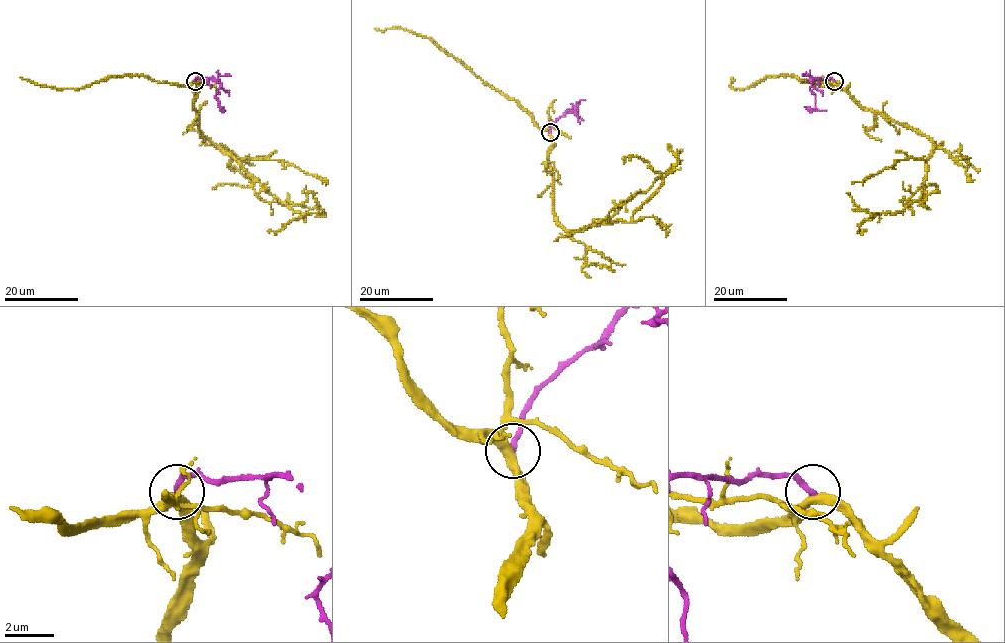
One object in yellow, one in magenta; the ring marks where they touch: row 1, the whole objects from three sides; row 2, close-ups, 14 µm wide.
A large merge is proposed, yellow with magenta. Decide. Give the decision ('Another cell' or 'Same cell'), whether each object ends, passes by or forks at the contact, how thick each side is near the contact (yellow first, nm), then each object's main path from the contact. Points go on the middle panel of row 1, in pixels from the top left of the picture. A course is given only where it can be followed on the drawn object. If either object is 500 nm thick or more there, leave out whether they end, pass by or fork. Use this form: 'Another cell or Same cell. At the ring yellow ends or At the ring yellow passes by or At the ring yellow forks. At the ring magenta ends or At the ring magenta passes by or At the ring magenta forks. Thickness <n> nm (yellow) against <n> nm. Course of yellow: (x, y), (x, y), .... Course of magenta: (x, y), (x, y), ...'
Another cell. At the ring yellow forks. At the ring magenta ends. Thickness 300 nm (yellow) against 240 nm. Course of yellow: (549, 132), (553, 213), (567, 230), (629, 222), (661, 185), (661, 175), (648, 162), (627, 156), (623, 163). Course of magenta: (550, 132), (551, 126), (566, 111), (576, 108), (573, 107), (571, 113), (574, 112), (580, 124)

